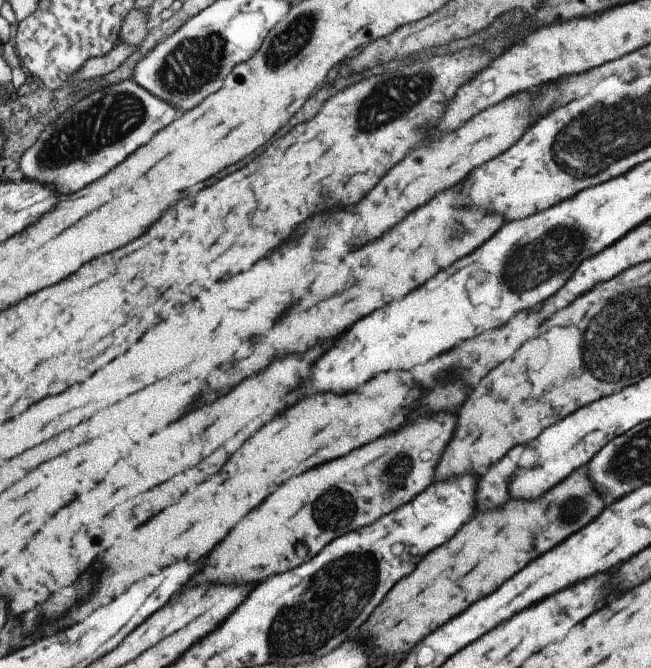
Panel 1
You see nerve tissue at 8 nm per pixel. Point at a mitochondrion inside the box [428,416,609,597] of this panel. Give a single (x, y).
(569, 509)

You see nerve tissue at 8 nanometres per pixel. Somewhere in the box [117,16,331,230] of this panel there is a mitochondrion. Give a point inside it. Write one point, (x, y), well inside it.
(193, 64)

